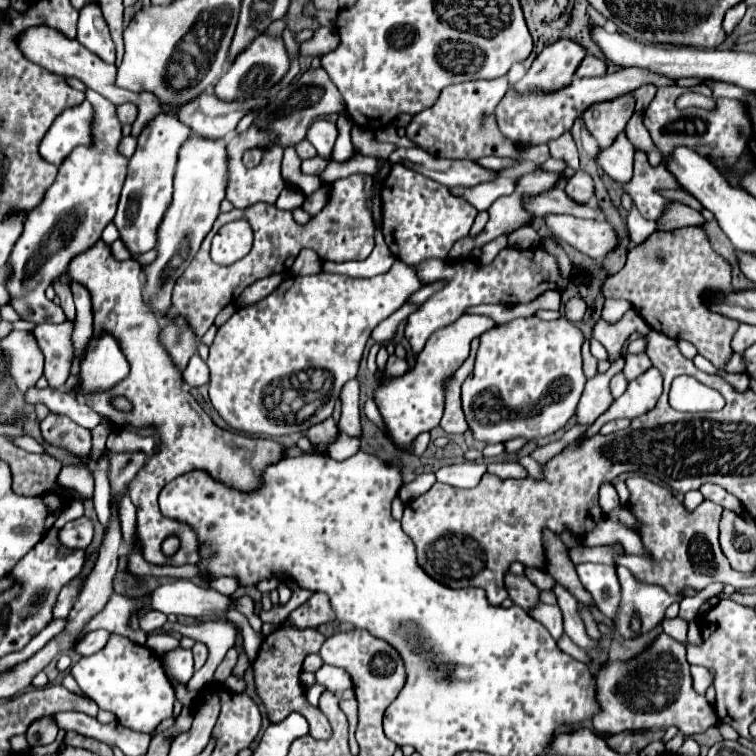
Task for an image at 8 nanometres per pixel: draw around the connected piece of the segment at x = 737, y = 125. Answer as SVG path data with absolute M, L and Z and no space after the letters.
M707 85L659 87L655 99L651 101L651 105L647 107L647 111L643 115L643 125L651 133L653 143L659 147L661 155L671 155L671 151L675 151L675 147L691 147L695 153L707 157L723 175L733 173L733 167L745 149L745 139L739 133L743 131L745 135L751 135L751 121L747 117L743 103L739 103L737 99L717 99L715 107L709 111L699 109L699 107L689 107L689 109L679 111L675 107L675 99L687 91L701 93L707 97L713 95Z

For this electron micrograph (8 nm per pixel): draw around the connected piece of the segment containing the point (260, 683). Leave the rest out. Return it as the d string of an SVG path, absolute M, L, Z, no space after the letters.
M277 629L263 639L261 651L253 663L257 693L265 703L271 723L279 723L291 711L299 711L307 717L309 725L315 725L315 733L311 733L311 737L315 737L315 739L329 739L331 727L329 727L327 717L317 707L309 707L309 703L305 701L305 689L299 683L299 673L301 673L305 655L319 653L323 641L325 641L325 637L317 629Z

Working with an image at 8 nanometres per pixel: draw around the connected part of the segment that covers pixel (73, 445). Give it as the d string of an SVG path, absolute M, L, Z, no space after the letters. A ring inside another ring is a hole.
M47 415L41 421L41 435L49 445L61 447L73 457L85 457L91 451L91 431L63 415Z

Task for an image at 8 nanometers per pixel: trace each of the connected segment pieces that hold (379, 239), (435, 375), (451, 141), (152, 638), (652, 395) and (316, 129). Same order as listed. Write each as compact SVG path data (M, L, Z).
M381 233L375 235L375 249L365 261L347 261L347 263L331 263L323 261L323 271L327 273L347 273L349 277L373 277L377 273L385 273L393 265L395 257L391 255Z
M461 315L455 323L435 331L427 339L423 351L419 353L417 365L409 375L383 379L383 383L375 391L375 403L397 447L405 449L419 433L431 431L433 427L439 425L443 415L443 399L445 399L443 379L453 375L461 367L461 363L467 359L471 339L483 335L491 327L495 327L495 321L487 315Z
M505 75L489 81L467 81L467 83L451 85L443 89L443 93L439 95L433 107L429 107L427 111L421 111L419 115L413 115L411 123L407 125L407 137L423 151L431 151L429 155L443 157L443 159L477 161L487 155L497 155L497 157L513 159L523 158L535 165L541 165L550 158L547 144L518 151L515 145L507 137L503 137L497 129L493 111L497 103L503 99L503 95L507 93L507 87L509 87L509 81Z
M148 635L145 645L158 655L179 646L179 640L170 635Z
M651 367L647 373L639 375L635 381L631 381L627 385L627 391L613 401L613 405L599 417L581 436L583 439L592 437L597 434L603 423L611 421L611 419L617 419L617 417L639 417L647 411L651 411L651 407L655 407L661 391L663 391L663 379L661 379L661 373Z
M317 119L317 121L311 123L305 139L317 149L317 153L323 159L329 161L331 159L331 149L333 149L335 139L337 139L337 127L335 127L335 123L331 123L327 119Z

